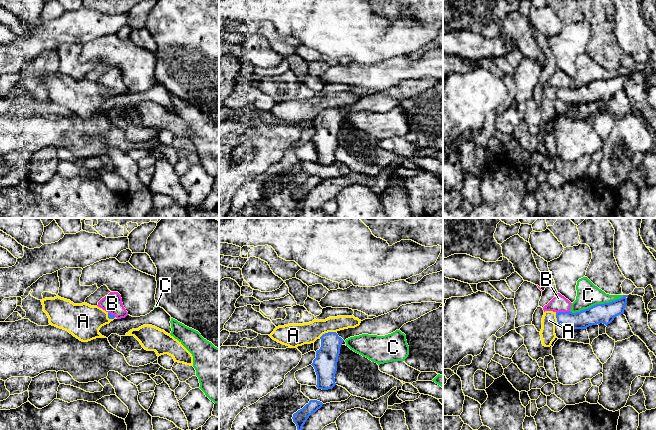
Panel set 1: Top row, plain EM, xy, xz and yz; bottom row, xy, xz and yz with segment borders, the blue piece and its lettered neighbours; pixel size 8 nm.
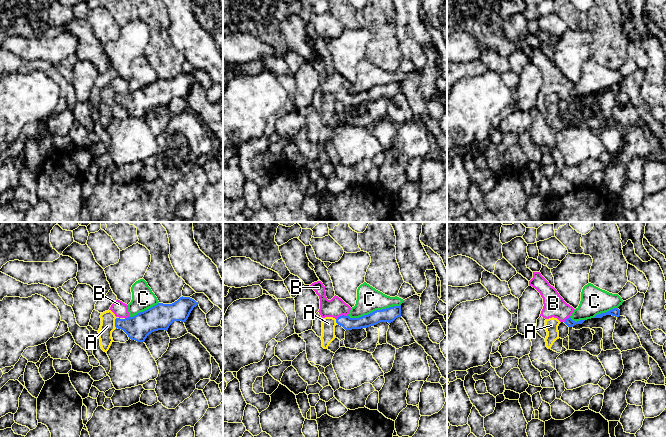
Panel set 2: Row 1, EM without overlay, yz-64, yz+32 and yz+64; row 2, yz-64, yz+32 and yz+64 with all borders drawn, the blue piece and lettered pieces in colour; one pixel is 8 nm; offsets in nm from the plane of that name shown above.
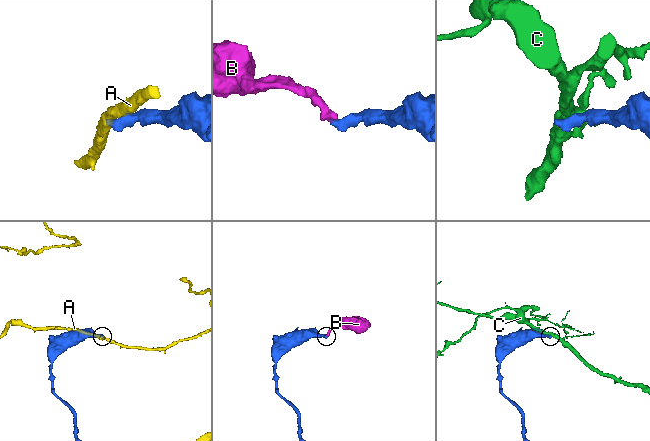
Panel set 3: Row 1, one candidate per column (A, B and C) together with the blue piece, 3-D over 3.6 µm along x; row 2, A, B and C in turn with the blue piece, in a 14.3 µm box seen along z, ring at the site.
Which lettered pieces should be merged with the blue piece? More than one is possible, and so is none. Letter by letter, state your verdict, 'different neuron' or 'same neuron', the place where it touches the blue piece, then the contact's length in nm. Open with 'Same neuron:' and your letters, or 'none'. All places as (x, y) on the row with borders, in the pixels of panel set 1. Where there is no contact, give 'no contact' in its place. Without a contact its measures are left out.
Same neuron: B
A: different neuron | xz (327, 333) | 140 nm
B: same neuron | yz (562, 312) | 110 nm
C: different neuron | yz (596, 304) | 460 nm

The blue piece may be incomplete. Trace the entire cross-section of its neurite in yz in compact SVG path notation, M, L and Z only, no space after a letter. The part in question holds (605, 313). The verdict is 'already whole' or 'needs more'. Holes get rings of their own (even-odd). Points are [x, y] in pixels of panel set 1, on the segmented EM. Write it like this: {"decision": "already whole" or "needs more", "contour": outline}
{"decision": "needs more", "contour": "M557 293L555 297L543 307L543 310L544 312L555 312L557 322L568 329L587 329L589 326L599 325L600 323L607 326L616 316L624 314L626 303L626 295L623 295L622 298L615 301L596 304L588 309L572 313L570 311L572 303L560 293Z"}

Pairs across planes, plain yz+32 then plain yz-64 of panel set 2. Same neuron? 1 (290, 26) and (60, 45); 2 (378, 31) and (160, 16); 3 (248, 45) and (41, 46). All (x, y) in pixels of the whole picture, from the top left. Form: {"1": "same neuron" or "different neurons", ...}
{"1": "different neurons", "2": "same neuron", "3": "same neuron"}

